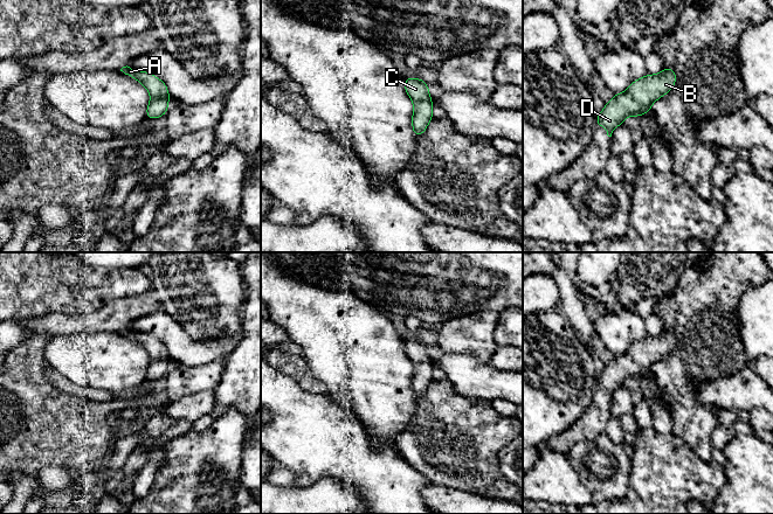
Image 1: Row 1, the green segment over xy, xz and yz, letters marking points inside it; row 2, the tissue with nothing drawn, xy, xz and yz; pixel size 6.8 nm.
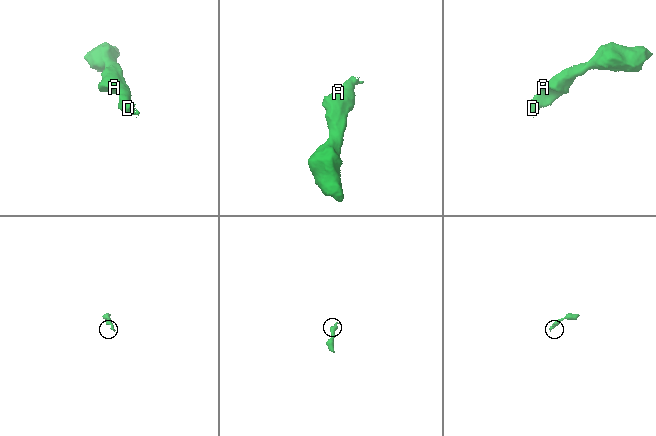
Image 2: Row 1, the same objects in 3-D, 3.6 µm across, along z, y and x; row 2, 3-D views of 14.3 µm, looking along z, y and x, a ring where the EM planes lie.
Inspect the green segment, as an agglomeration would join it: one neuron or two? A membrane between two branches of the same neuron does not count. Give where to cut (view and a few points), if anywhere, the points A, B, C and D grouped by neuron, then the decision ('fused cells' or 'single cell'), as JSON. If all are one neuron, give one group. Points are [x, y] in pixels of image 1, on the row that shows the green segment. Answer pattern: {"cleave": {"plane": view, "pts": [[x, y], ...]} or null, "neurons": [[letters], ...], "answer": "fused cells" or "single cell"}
{"cleave": null, "neurons": [["A", "B", "C", "D"]], "answer": "single cell"}

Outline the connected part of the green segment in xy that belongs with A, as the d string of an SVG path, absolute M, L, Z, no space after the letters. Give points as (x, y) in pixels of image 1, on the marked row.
M127 65L123 67L120 71L142 83L149 91L151 98L146 107L146 118L156 119L166 114L171 95L161 79L150 72L133 70Z

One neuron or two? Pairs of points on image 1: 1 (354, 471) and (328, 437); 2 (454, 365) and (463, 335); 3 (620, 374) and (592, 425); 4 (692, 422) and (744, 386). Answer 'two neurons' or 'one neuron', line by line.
1: one neuron
2: two neurons
3: one neuron
4: two neurons

